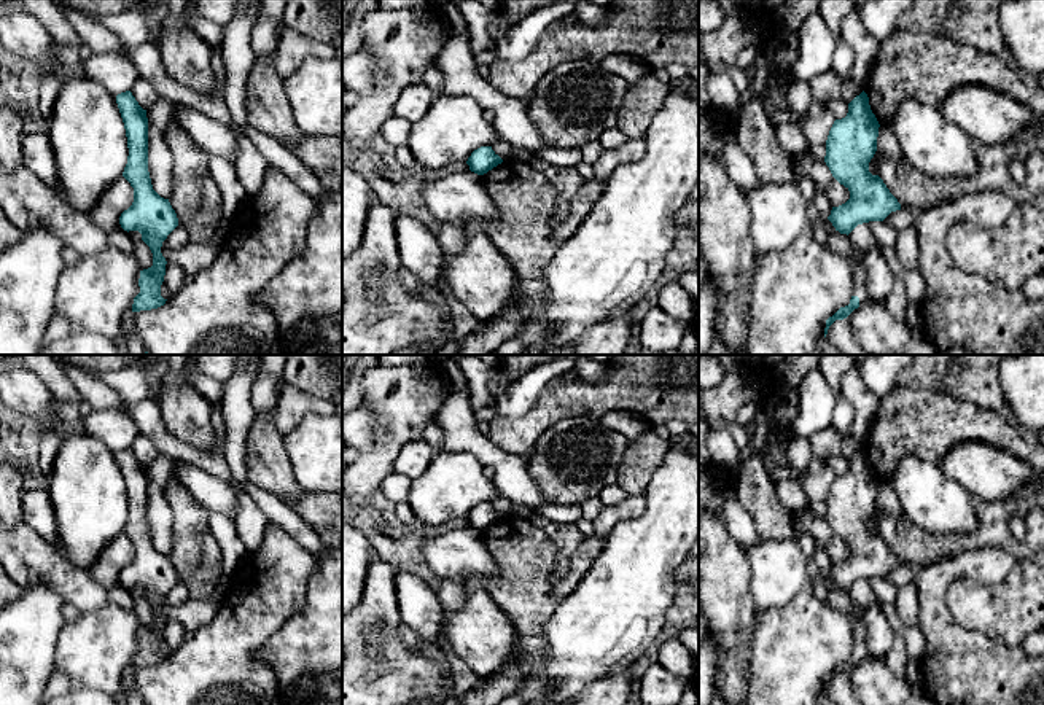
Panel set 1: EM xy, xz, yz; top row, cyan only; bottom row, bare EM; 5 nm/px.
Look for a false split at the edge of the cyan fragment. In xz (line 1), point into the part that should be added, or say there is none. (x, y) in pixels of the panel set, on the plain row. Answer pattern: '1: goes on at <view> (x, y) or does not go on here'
1: does not go on here

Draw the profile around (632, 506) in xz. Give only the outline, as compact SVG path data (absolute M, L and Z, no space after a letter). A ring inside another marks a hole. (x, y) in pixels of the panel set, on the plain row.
M627 495L614 506L603 506L594 519L594 533L606 538L617 522L640 517L646 509L646 497Z

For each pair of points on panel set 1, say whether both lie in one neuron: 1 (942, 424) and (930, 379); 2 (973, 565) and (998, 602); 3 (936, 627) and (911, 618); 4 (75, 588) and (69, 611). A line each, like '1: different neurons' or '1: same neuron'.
1: different neurons
2: different neurons
3: different neurons
4: different neurons

